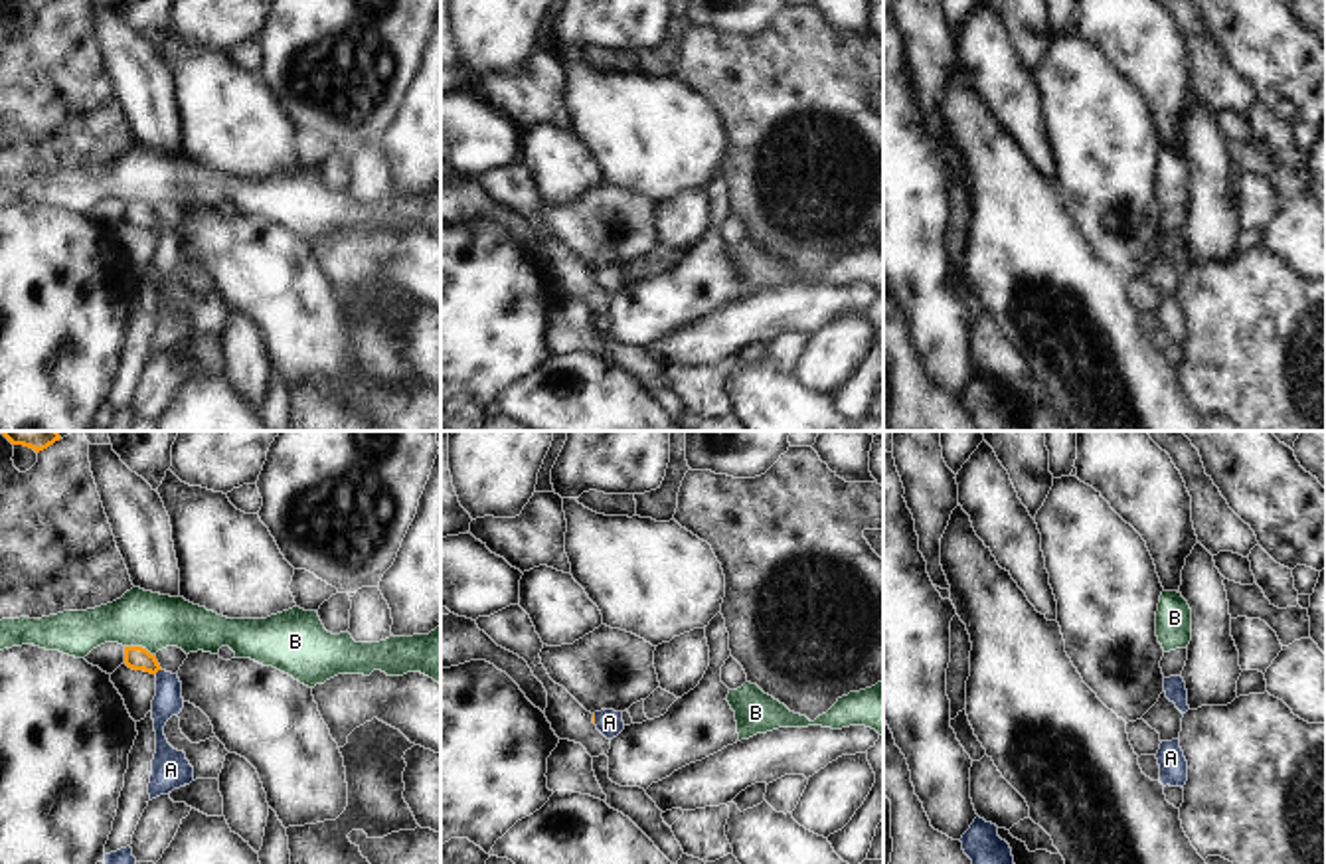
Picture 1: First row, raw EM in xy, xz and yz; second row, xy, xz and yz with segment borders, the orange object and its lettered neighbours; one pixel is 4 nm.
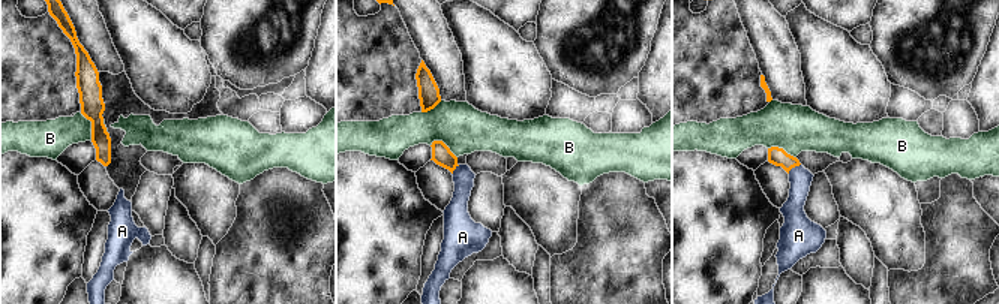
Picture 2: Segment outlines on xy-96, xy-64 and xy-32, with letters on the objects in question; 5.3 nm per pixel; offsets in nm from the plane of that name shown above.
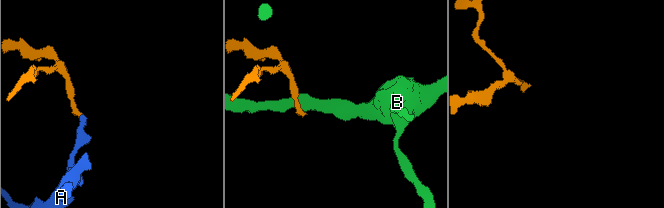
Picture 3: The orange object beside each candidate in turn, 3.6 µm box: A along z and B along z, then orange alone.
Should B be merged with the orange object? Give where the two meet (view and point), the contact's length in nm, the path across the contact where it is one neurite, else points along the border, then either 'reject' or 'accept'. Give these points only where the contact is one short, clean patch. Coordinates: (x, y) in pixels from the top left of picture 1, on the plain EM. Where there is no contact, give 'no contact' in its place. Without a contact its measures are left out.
xy (139, 204) | 130 nm | along xy (125, 202), (141, 202), (153, 212) | reject

